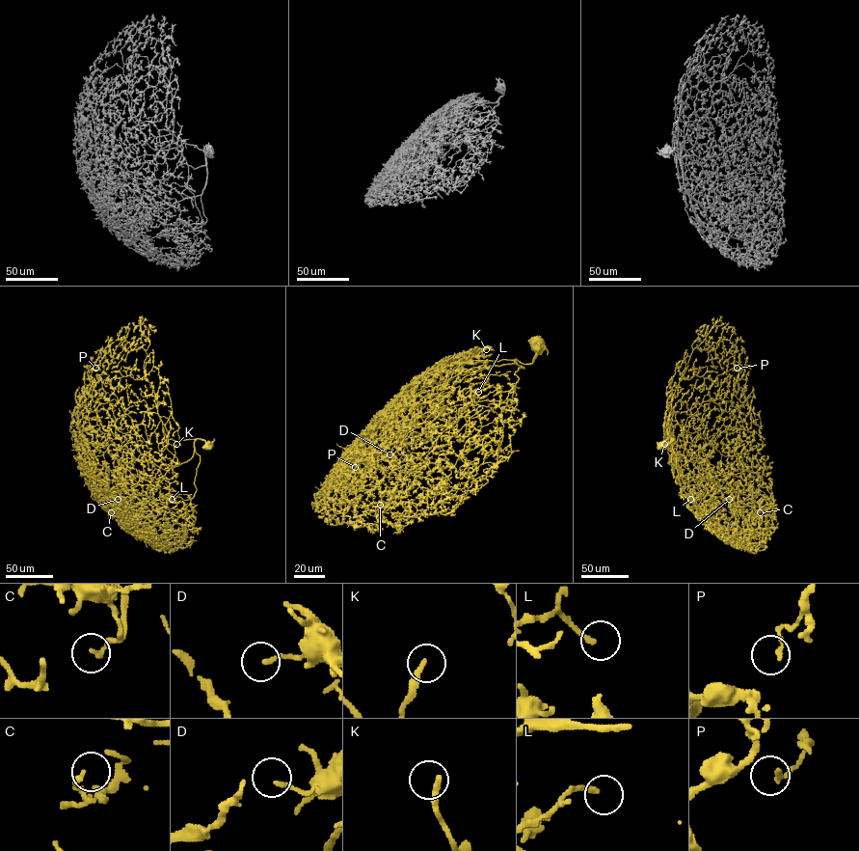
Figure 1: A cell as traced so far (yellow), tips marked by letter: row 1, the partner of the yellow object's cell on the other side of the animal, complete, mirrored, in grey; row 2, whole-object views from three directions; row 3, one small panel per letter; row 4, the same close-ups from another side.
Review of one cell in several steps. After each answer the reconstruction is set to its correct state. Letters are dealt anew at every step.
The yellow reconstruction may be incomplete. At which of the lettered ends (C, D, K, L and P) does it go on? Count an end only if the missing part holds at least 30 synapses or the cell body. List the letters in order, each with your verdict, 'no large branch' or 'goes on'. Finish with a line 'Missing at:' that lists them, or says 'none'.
C: no large branch
D: no large branch
K: goes on
L: no large branch
P: no large branch
Missing at: K

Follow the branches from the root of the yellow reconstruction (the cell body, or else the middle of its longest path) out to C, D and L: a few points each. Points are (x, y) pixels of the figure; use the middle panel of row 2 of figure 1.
C: (537, 346), (529, 364), (516, 359), (454, 382), (403, 440), (402, 489), (380, 505)
D: (537, 346), (529, 364), (516, 359), (455, 381), (435, 410), (389, 454)
L: (537, 346), (529, 364), (516, 359), (491, 365), (452, 386), (459, 386), (459, 395), (466, 388), (478, 392)

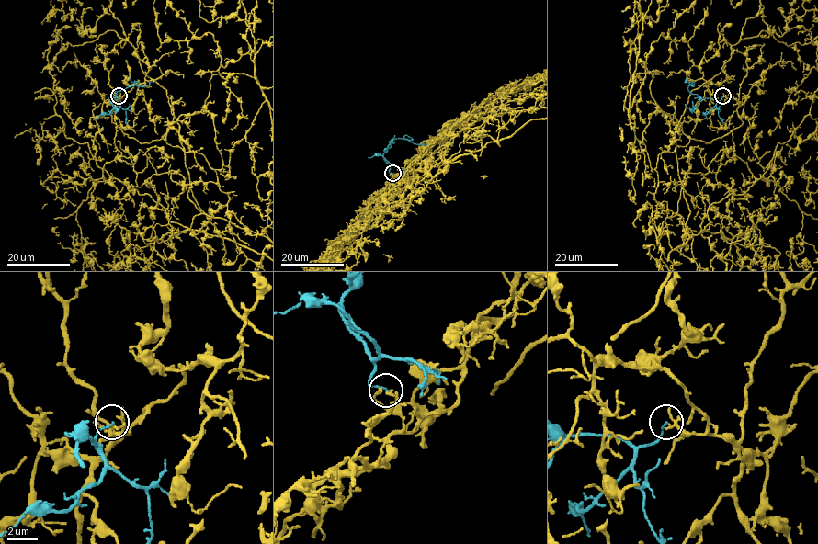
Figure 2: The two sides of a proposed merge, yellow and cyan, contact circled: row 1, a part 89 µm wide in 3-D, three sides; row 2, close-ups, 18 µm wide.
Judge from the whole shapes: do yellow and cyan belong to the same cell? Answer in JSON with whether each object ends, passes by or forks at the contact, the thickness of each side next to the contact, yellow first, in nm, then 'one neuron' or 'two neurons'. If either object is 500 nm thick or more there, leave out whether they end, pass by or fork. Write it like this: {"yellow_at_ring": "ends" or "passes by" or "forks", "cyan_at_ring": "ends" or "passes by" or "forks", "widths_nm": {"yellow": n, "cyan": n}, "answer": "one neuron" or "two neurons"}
{"yellow_at_ring": "passes by", "cyan_at_ring": "ends", "widths_nm": {"yellow": 110, "cyan": 110}, "answer": "one neuron"}

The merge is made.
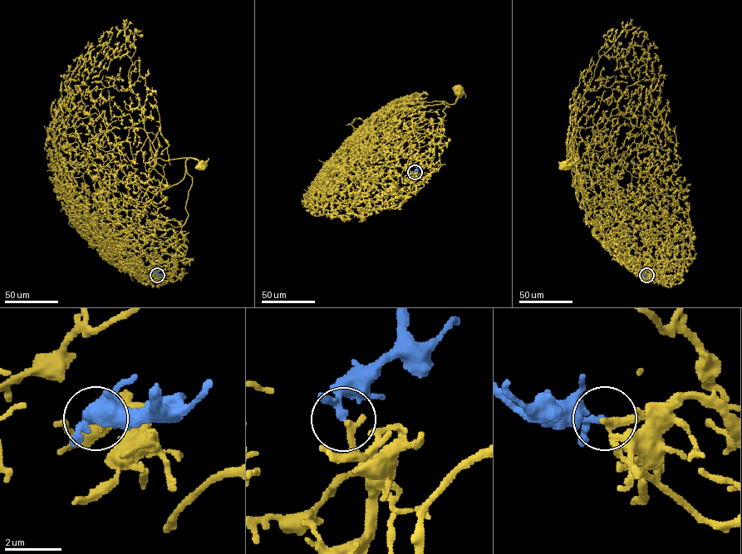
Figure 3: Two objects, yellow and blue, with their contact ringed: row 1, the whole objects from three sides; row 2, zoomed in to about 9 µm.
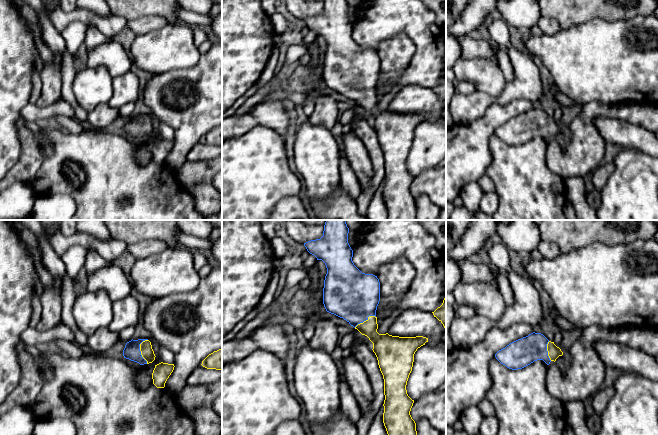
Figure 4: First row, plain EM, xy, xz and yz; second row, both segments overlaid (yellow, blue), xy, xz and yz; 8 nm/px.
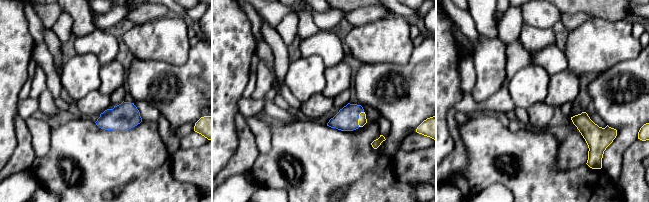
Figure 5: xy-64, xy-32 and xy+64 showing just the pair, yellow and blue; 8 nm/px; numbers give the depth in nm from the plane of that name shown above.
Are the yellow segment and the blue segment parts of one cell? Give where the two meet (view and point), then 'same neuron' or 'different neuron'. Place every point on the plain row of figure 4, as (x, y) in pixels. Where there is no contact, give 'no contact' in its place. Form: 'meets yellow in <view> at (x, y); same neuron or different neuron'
meets yellow in xy at (140, 126); same neuron

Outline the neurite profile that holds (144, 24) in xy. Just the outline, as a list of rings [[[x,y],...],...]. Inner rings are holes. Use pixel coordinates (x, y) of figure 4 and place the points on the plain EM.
[[[157,15],[142,16],[135,20],[129,20],[127,27],[135,33],[136,36],[159,29],[168,24],[168,21]]]

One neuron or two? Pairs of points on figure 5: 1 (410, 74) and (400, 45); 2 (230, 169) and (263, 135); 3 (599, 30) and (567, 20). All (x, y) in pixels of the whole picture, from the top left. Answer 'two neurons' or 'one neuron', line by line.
1: two neurons
2: two neurons
3: two neurons

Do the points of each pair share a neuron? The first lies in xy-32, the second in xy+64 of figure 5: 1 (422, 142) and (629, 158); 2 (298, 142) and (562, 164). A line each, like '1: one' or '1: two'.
1: one
2: two

